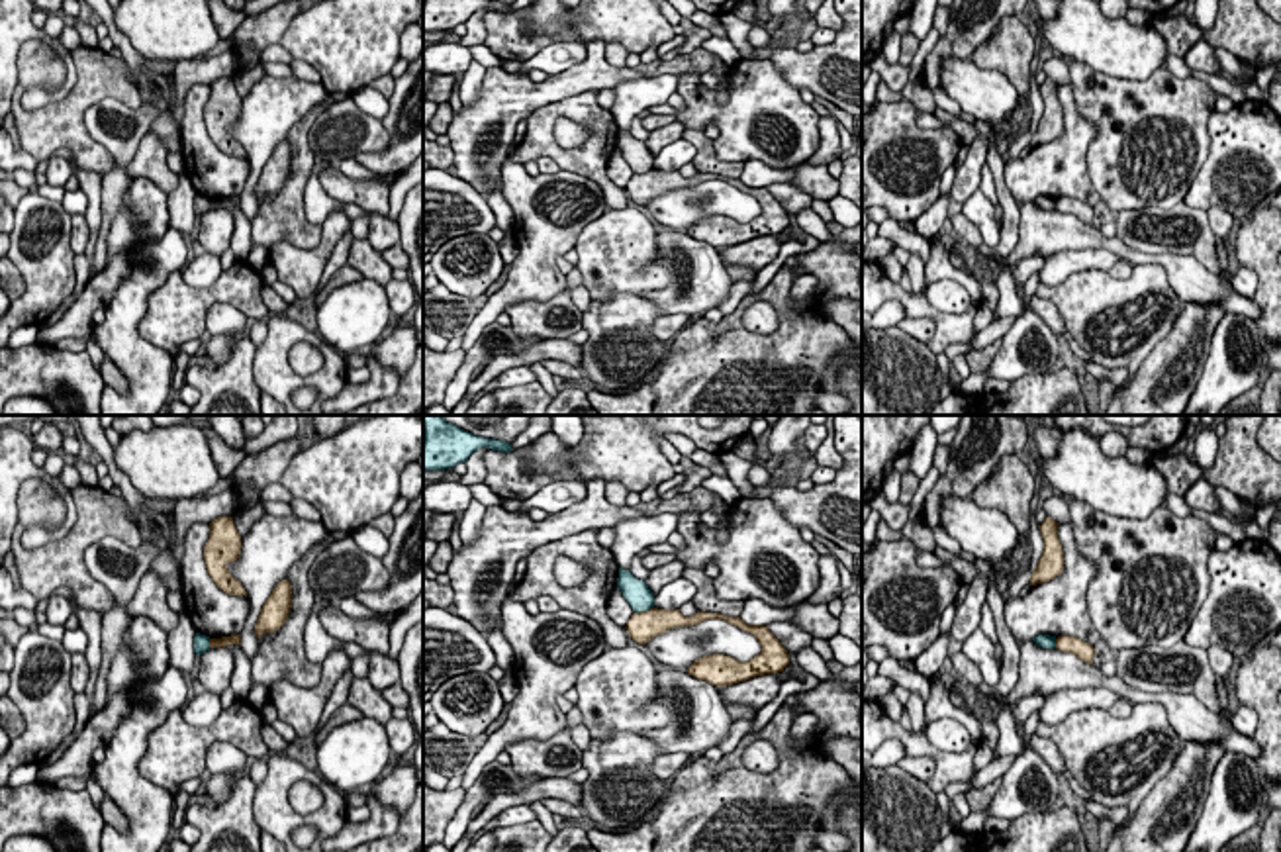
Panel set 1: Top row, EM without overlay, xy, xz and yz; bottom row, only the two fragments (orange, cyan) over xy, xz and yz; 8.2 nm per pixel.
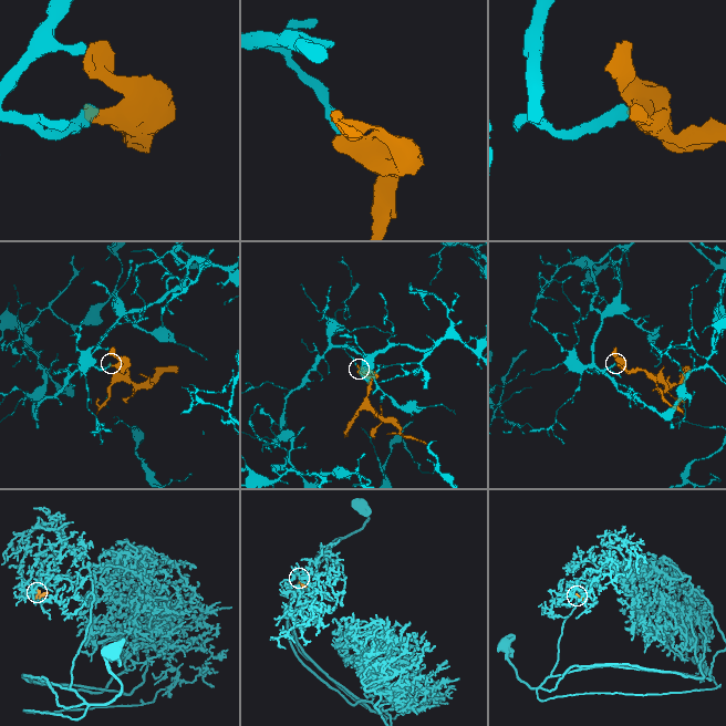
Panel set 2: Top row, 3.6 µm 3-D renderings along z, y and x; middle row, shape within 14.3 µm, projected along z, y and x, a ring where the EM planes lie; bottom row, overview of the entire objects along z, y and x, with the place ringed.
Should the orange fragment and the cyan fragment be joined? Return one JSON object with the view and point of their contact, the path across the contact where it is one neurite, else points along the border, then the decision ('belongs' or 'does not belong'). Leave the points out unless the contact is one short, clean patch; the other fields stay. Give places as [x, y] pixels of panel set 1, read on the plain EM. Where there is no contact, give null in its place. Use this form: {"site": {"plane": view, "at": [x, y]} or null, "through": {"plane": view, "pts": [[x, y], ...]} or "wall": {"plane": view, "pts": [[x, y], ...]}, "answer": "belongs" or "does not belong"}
{"site": {"plane": "xz", "at": [643, 173]}, "answer": "does not belong"}

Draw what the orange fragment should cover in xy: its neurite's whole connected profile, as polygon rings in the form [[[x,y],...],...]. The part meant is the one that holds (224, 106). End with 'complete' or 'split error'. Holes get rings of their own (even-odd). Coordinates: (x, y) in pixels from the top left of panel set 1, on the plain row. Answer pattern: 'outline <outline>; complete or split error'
outline [[[217,78],[210,84],[210,100],[204,108],[204,121],[208,135],[219,151],[231,157],[245,157],[247,153],[235,141],[227,125],[235,123],[241,116],[241,96],[235,90],[233,78]]]; complete

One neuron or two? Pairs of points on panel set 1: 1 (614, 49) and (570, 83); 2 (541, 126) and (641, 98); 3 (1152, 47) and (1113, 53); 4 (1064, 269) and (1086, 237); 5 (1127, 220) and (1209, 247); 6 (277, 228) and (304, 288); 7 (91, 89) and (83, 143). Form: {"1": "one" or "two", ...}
{"1": "two", "2": "two", "3": "one", "4": "two", "5": "one", "6": "two", "7": "one"}

